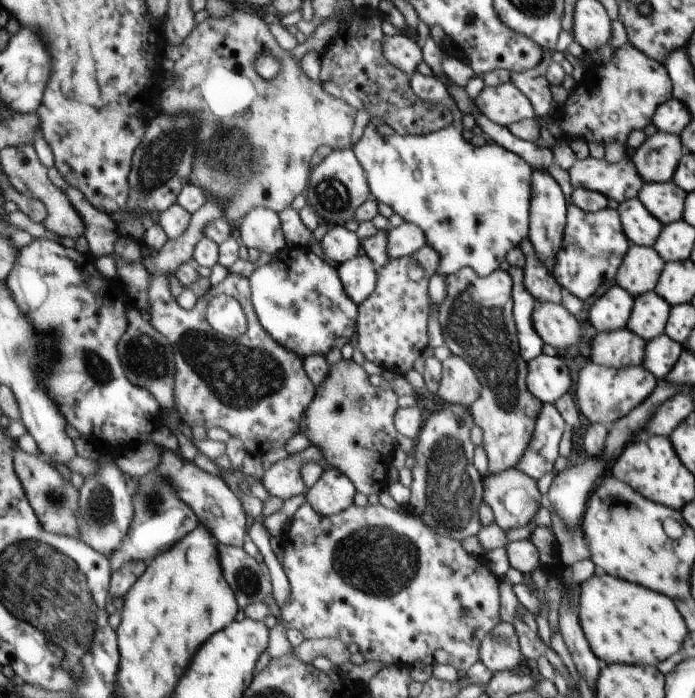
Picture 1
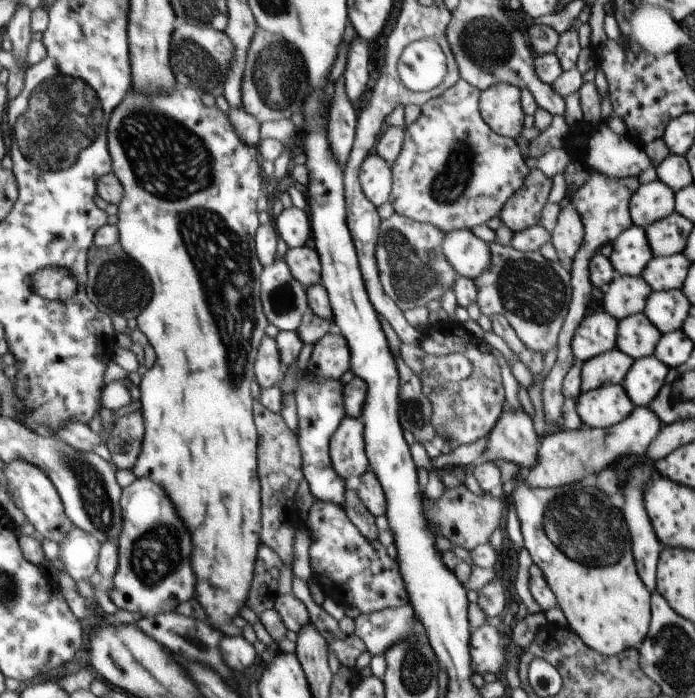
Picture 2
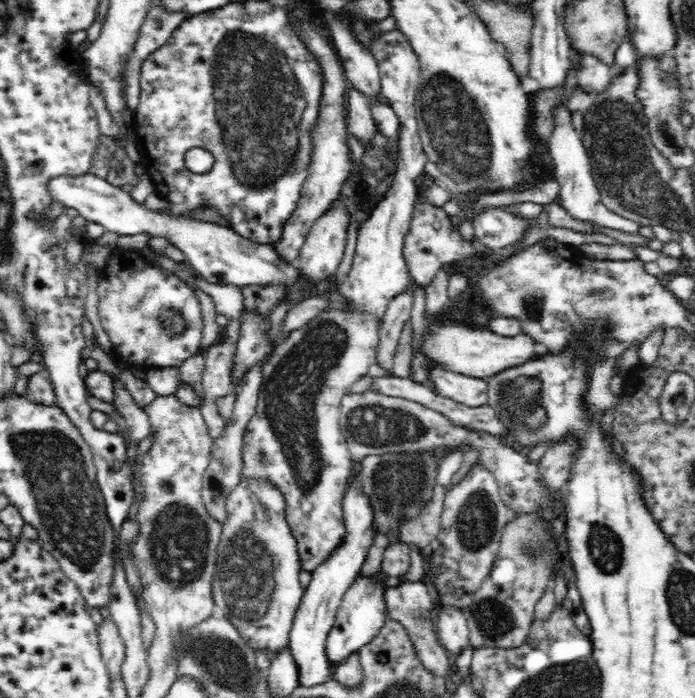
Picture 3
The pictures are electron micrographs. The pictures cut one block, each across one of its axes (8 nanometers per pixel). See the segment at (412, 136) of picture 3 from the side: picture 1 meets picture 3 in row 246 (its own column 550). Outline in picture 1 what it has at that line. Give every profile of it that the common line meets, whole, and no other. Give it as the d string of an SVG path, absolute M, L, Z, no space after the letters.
M541 354L526 363L527 391L542 403L554 403L570 387L569 370L557 356Z

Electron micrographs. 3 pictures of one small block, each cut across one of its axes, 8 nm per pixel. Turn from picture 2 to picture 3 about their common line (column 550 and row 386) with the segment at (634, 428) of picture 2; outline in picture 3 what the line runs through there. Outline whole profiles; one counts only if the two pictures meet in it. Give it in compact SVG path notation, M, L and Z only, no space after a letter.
M442 366L429 369L434 392L456 403L476 408L488 402L488 385L482 378L472 378L454 373Z

